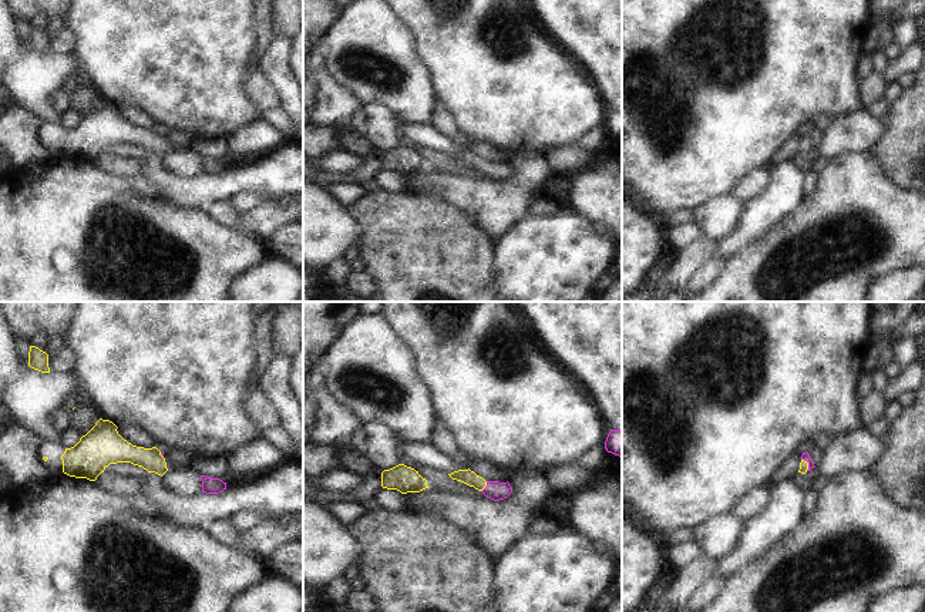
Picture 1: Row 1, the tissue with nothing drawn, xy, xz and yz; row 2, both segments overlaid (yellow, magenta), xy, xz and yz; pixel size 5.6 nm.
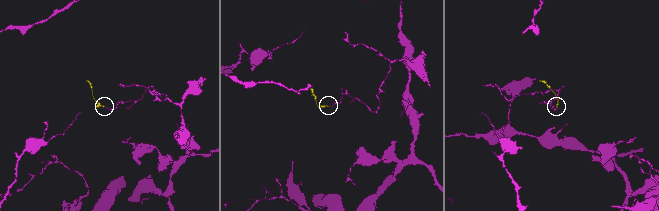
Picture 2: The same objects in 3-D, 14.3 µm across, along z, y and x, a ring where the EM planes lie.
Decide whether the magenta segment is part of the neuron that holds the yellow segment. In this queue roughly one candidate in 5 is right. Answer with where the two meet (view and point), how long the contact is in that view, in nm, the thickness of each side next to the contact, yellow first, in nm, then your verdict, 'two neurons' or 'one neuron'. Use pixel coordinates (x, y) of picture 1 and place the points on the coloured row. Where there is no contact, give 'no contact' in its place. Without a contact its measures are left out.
meets yellow in xz at (485, 486); contact 70 nm long; 90 nm thick on the yellow side, 110 nm on the other; one neuron

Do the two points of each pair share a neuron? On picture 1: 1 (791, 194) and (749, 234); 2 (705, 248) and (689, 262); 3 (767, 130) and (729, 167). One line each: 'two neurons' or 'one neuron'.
1: one neuron
2: one neuron
3: one neuron

